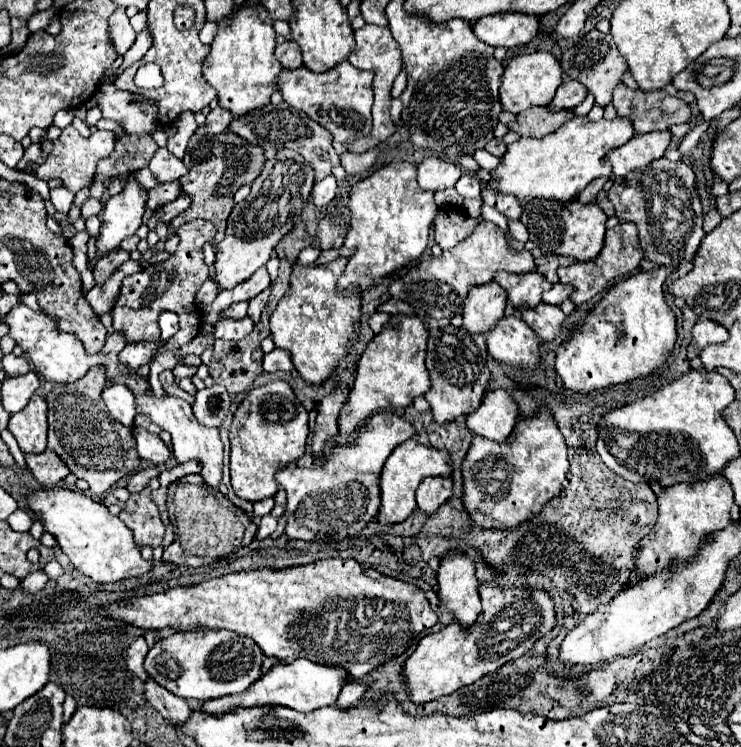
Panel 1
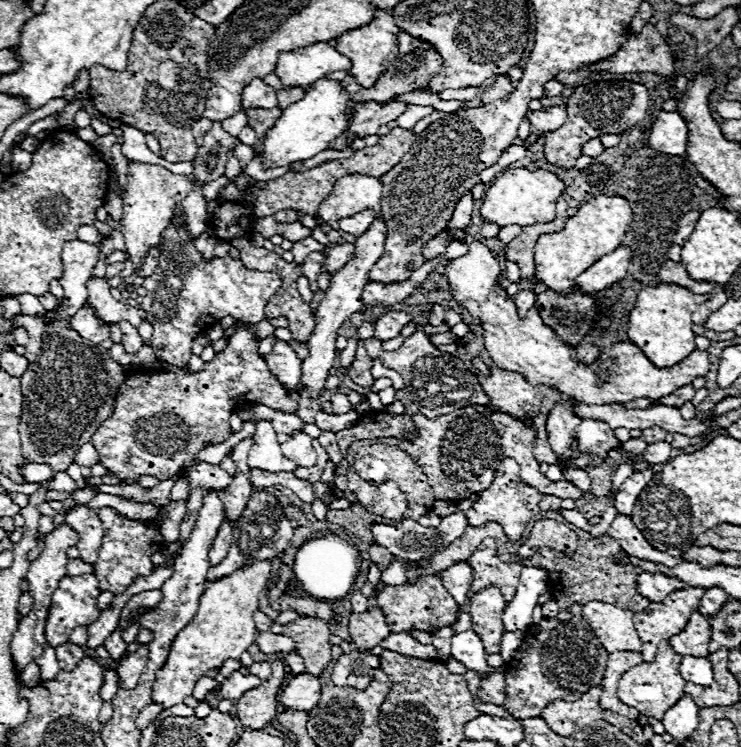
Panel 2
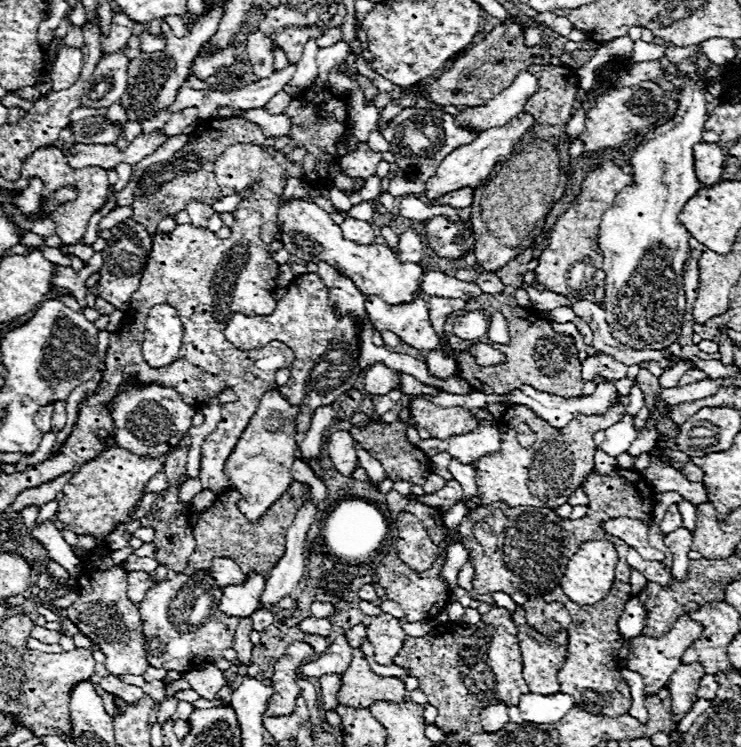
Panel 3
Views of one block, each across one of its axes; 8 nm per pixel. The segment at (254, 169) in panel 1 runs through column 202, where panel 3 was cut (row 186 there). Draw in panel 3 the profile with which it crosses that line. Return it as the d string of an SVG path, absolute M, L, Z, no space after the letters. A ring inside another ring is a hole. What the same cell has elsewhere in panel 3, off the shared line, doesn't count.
M244 118L202 120L194 128L188 144L180 152L176 152L172 158L168 158L160 164L152 164L146 168L144 176L140 178L140 182L134 188L134 202L132 202L134 220L144 224L148 228L148 232L154 234L158 222L164 216L176 216L180 210L184 210L188 200L204 200L206 204L218 202L220 198L224 198L224 194L218 188L214 174L212 174L214 160L232 144L238 144L238 142L264 144L264 140L266 140L266 136L262 134L260 126L254 122L248 122Z

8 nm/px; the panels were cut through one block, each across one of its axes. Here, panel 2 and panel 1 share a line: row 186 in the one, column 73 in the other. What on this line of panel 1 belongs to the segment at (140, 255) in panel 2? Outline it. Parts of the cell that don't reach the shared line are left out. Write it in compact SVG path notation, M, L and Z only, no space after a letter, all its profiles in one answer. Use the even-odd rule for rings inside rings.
M66 126L66 128L62 130L60 138L54 140L54 146L52 146L50 154L46 156L46 162L38 166L36 174L38 174L40 180L62 178L62 180L64 180L64 186L66 186L68 190L78 192L78 190L86 188L86 186L92 182L98 160L110 156L110 152L114 150L114 142L116 142L116 136L114 136L112 132L96 130L96 132L92 132L88 138L82 138L74 126Z

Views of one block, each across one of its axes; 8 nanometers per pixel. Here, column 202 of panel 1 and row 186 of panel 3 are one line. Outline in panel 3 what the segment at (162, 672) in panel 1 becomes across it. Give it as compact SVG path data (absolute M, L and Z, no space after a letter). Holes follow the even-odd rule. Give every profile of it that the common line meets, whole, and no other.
M686 82L680 86L678 110L676 114L662 126L654 128L644 136L640 146L634 150L630 164L634 184L624 188L620 196L616 196L614 204L604 212L600 222L600 248L604 256L604 310L606 320L610 322L610 334L628 346L642 346L642 348L656 348L664 350L674 344L680 336L682 318L686 312L686 294L682 286L682 268L688 258L688 230L680 224L678 214L682 212L684 204L702 188L694 172L694 154L692 148L702 140L706 114L706 98L704 98L706 84Z

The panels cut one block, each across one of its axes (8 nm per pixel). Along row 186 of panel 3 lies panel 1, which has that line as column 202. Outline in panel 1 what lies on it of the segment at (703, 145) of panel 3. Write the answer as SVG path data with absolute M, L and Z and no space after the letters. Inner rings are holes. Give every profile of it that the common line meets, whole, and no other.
M298 658L292 664L276 664L268 674L256 680L248 690L234 696L208 700L202 704L202 708L208 714L224 714L232 708L250 708L250 706L286 706L298 712L314 712L322 706L334 704L346 682L348 682L348 672L344 672L344 668L322 666L306 658Z

